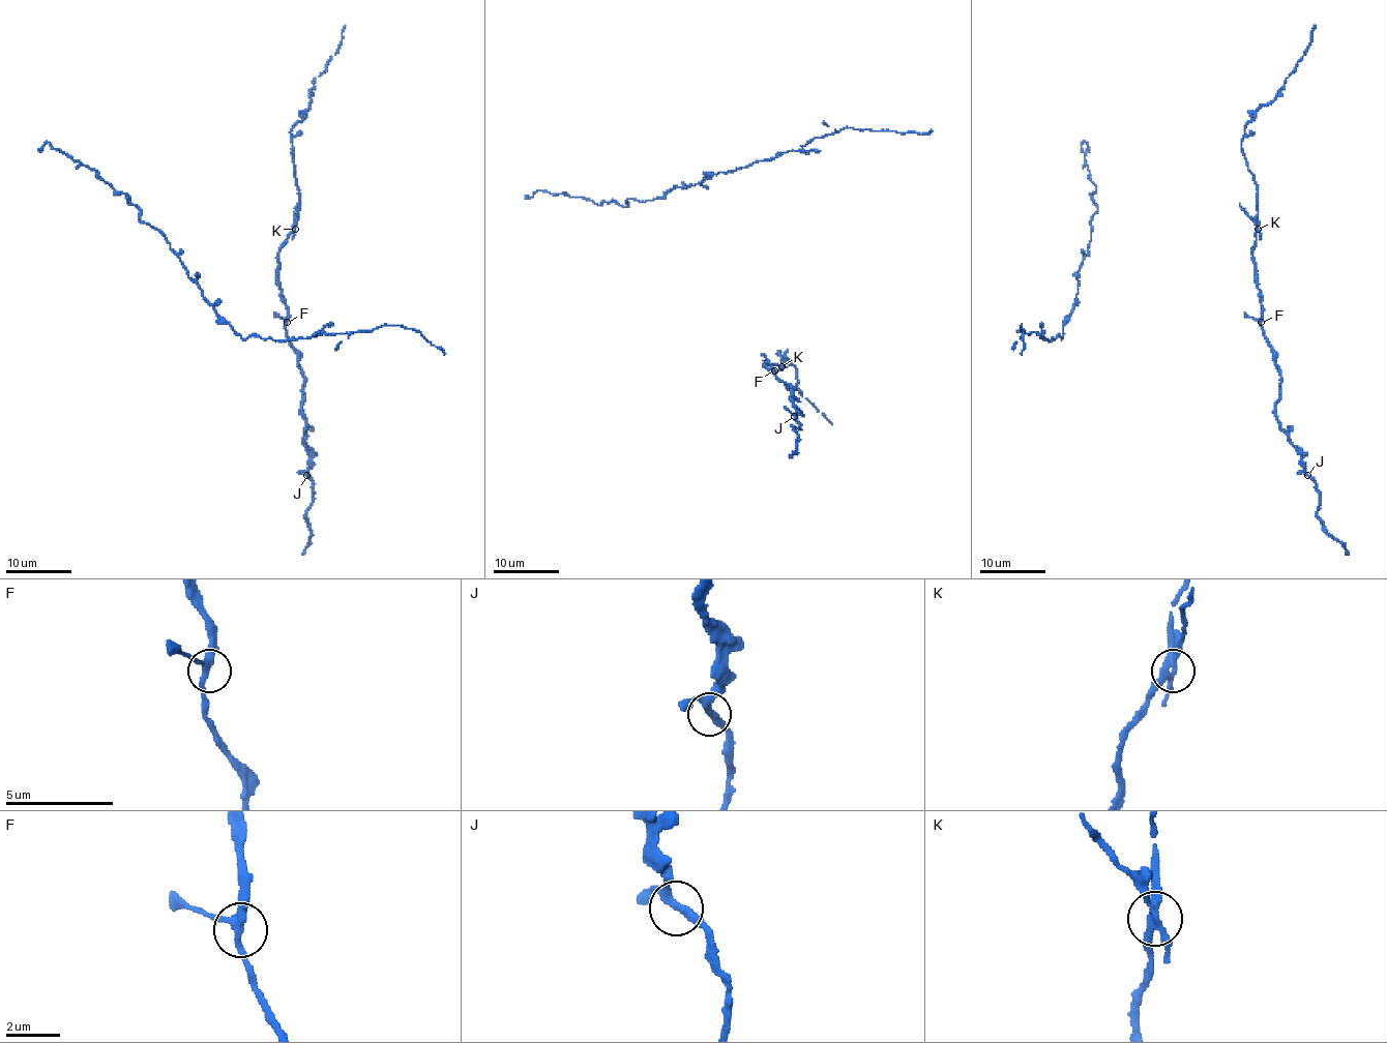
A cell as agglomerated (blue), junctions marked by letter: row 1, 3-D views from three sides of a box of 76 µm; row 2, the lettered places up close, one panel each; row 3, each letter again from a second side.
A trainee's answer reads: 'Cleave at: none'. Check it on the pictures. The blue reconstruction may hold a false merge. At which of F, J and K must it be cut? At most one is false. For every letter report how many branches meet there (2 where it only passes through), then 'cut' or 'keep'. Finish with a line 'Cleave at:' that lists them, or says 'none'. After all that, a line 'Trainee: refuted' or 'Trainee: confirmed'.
F: 3 | keep
J: 3 | keep
K: 3 | cut
Cleave at: K
Trainee: refuted

